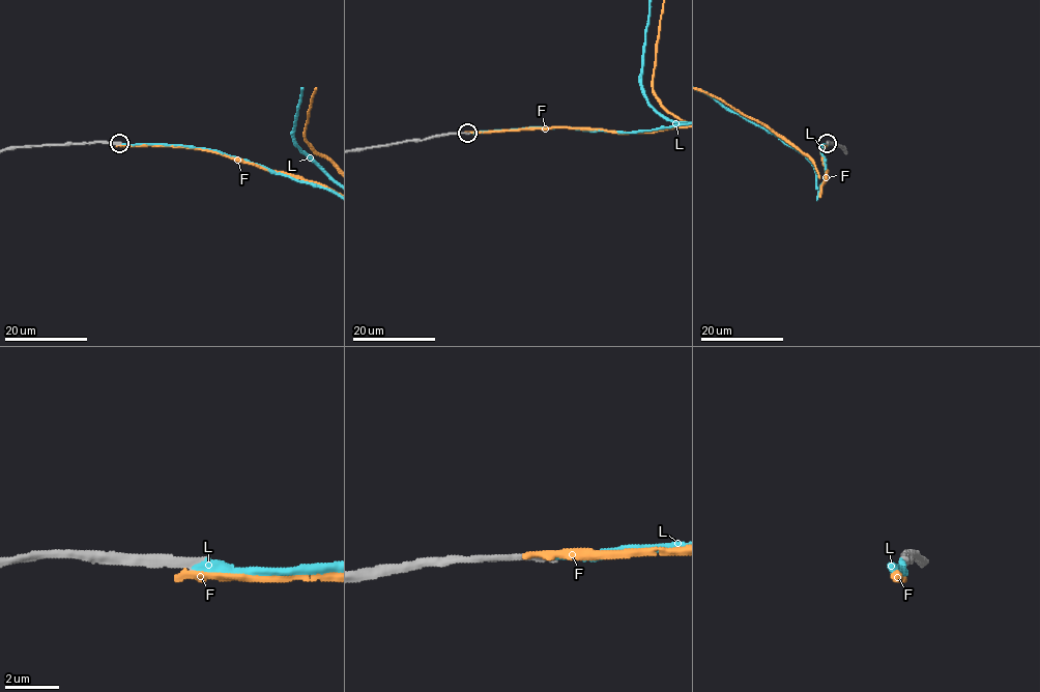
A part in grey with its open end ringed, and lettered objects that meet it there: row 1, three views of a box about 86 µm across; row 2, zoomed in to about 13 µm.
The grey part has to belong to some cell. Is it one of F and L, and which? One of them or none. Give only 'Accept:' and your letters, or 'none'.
Accept: L

